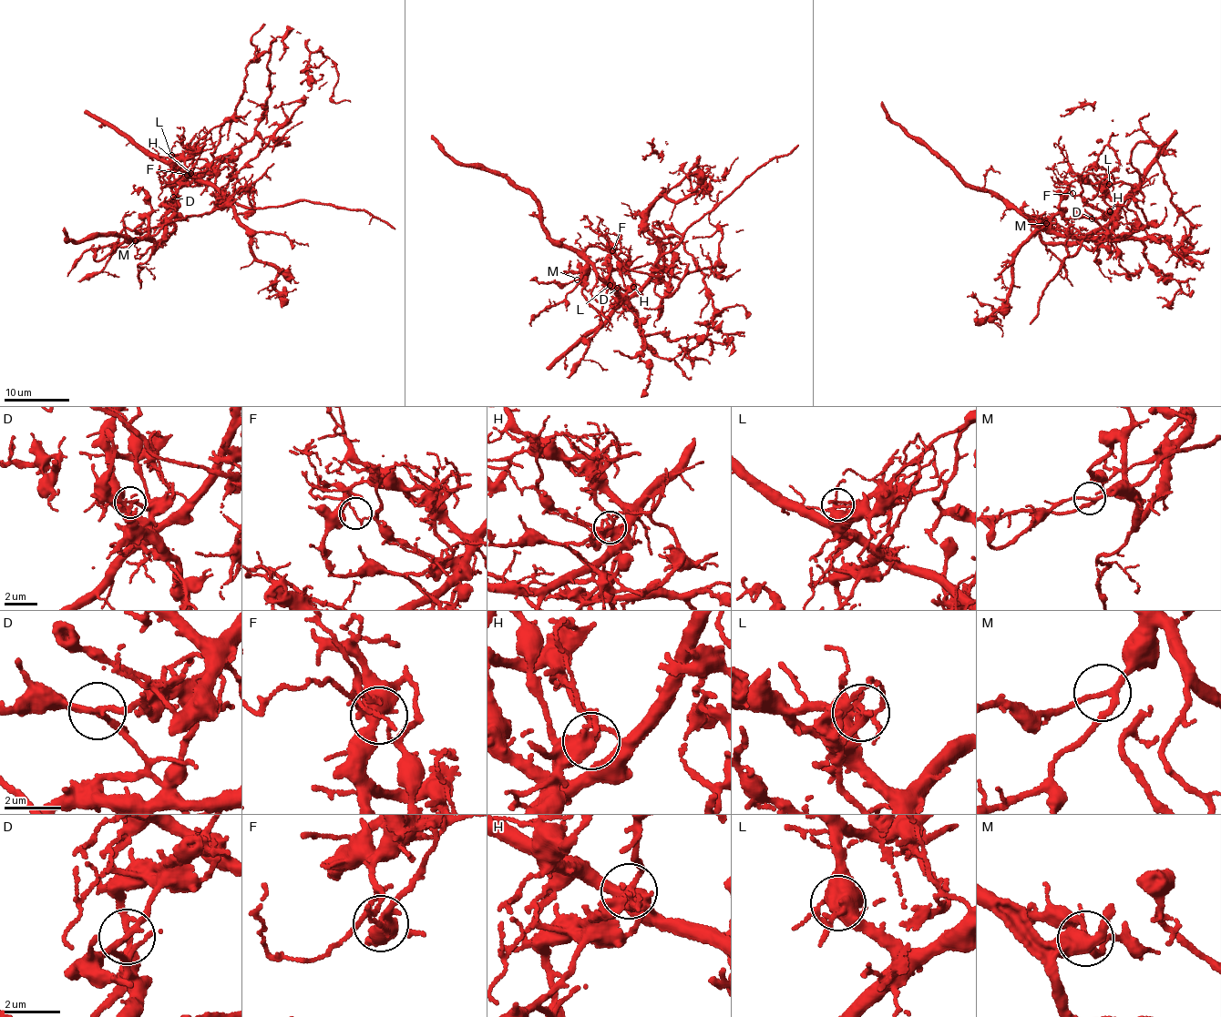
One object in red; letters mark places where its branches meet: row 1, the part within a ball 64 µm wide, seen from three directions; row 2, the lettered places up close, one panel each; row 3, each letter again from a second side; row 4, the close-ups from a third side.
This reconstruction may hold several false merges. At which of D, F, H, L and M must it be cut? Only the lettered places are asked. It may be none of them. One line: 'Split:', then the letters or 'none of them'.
Split: D, F, H

